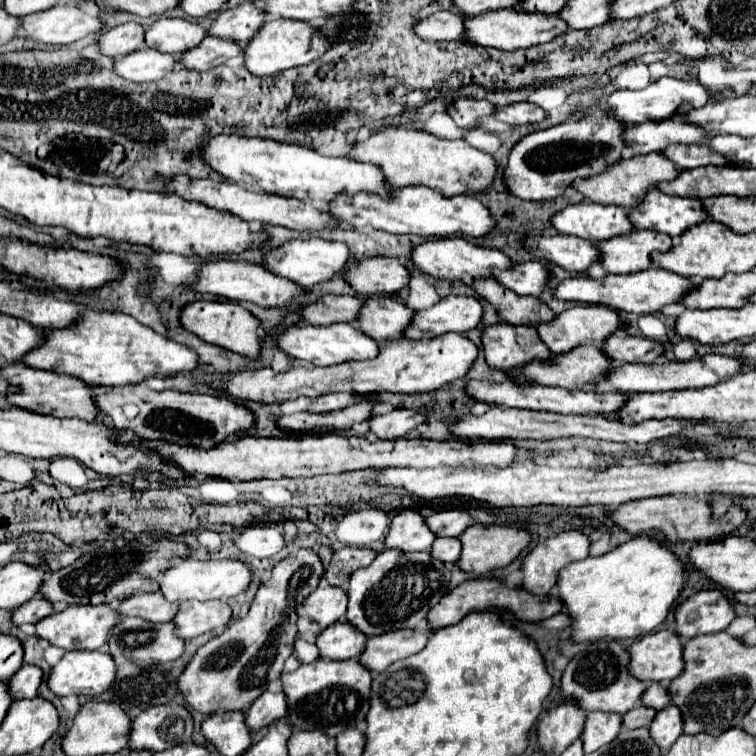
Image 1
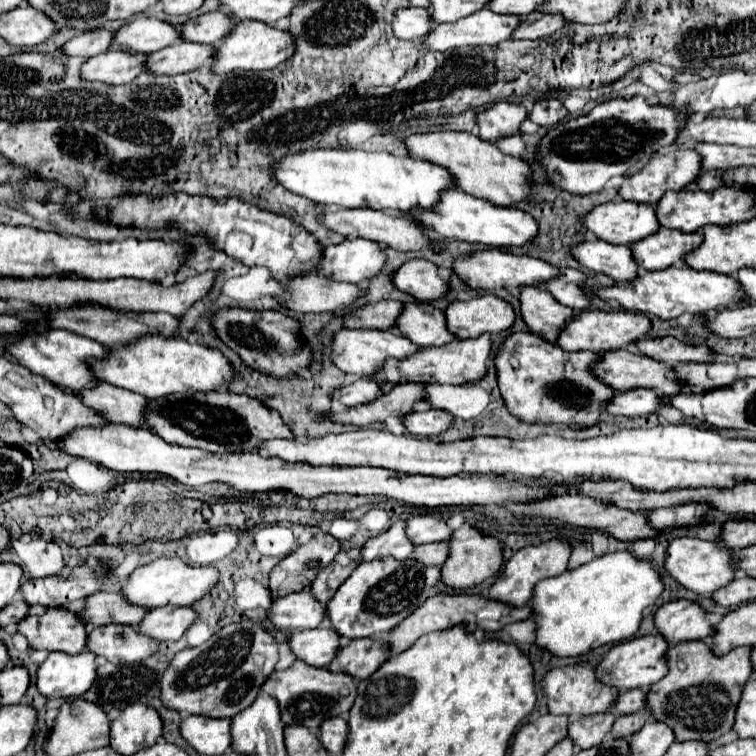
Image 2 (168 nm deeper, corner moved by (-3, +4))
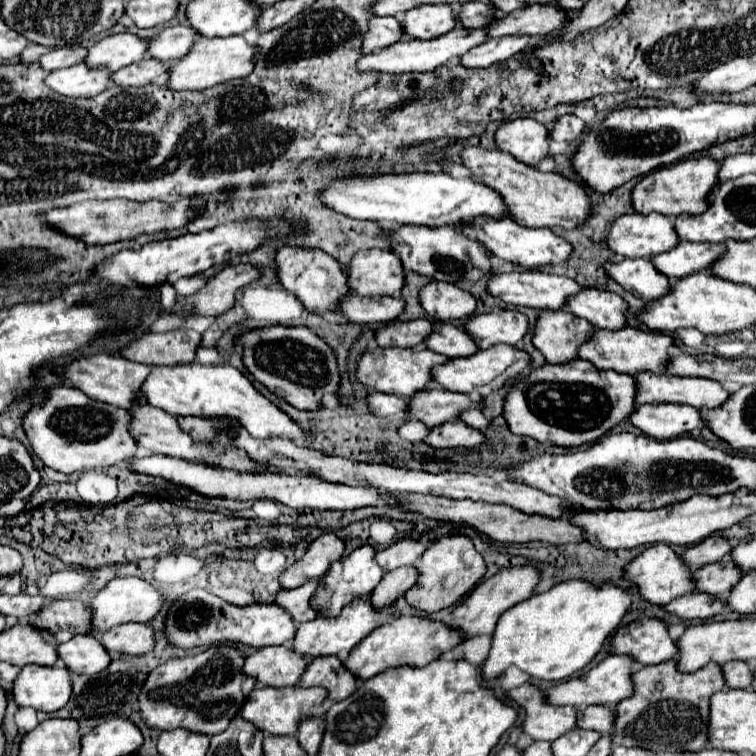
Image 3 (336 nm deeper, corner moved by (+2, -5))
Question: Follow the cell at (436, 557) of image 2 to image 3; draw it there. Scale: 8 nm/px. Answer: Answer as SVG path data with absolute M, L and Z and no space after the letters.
M402 566L398 570L392 570L390 574L386 574L382 578L382 582L374 588L372 594L372 604L376 608L384 608L394 604L394 600L398 600L408 588L414 586L414 582L418 580L418 570L412 566Z

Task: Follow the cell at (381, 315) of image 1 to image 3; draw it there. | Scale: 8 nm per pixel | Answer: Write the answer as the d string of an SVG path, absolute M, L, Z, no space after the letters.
M434 320L434 334L430 334L430 338L426 338L424 346L428 350L448 356L448 358L470 356L478 350L474 340L462 328L456 328L452 324L438 322L438 320Z

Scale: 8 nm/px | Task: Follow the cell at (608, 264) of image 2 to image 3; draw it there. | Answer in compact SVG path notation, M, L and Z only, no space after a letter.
M624 258L610 262L606 274L616 280L626 292L632 292L644 302L652 302L670 290L670 280L660 274L648 258Z

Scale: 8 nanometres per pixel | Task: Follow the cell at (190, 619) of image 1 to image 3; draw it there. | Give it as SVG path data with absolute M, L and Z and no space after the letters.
M126 622L122 626L114 626L114 630L106 630L102 634L102 646L110 652L118 654L146 654L154 650L154 628L150 624Z

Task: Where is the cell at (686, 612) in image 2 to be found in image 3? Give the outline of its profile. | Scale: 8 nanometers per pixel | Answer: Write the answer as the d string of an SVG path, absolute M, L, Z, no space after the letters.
M640 618L626 626L620 626L612 640L612 654L630 654L640 664L660 664L678 656L676 642L668 634L668 624L660 618Z

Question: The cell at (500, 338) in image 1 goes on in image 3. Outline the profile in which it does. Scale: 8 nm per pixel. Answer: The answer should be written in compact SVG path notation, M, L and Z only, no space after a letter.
M570 360L566 364L544 364L532 370L524 380L510 386L504 398L504 420L508 428L518 436L530 436L538 442L550 440L556 446L582 446L596 442L612 426L620 424L634 410L634 378L630 374L618 374L614 370L598 370L586 360Z

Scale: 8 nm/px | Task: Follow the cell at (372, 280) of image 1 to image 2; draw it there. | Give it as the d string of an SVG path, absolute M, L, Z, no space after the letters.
M415 259L415 261L409 261L407 265L403 265L403 269L399 269L399 273L395 273L393 283L395 283L395 287L413 295L421 303L425 303L425 301L429 303L429 301L447 297L447 293L451 289L449 283L439 277L437 265L423 261L423 259Z

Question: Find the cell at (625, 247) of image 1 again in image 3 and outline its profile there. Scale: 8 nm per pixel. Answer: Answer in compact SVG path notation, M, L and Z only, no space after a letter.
M678 242L674 250L666 254L658 254L658 258L650 258L654 268L660 274L666 274L670 280L684 278L696 270L708 268L716 258L724 254L724 244L710 242Z

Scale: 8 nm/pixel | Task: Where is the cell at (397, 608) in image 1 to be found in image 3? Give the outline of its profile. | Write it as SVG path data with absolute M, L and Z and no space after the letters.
M370 596L366 598L356 598L354 602L346 604L342 608L342 614L334 616L334 618L322 618L318 616L316 620L312 622L304 622L302 626L298 626L298 632L296 632L296 638L294 638L294 644L292 648L308 658L314 658L314 656L340 656L340 658L346 658L346 654L358 644L362 642L362 638L366 638L372 630L376 630L378 626L386 624L394 614L398 612L398 606L388 606L386 610L374 610L374 606L370 606Z

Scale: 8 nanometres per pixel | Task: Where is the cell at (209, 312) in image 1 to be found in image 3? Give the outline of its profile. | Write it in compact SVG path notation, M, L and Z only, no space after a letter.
M268 326L244 332L236 346L242 348L246 370L264 384L276 398L286 400L298 410L316 410L324 394L334 394L338 388L336 356L330 346L306 326Z

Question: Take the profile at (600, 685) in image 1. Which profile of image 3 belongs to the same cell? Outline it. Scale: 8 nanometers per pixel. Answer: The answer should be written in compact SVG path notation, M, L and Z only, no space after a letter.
M530 682L508 690L508 696L512 700L516 700L526 710L524 732L532 740L552 742L558 736L566 734L568 730L576 728L578 708L574 708L574 706L550 706L544 698L544 692Z

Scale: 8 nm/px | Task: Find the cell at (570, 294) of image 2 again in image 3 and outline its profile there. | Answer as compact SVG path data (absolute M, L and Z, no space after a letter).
M584 288L574 294L574 298L568 298L566 308L578 318L586 318L590 324L594 324L594 328L620 330L622 326L626 326L626 302L614 292Z

